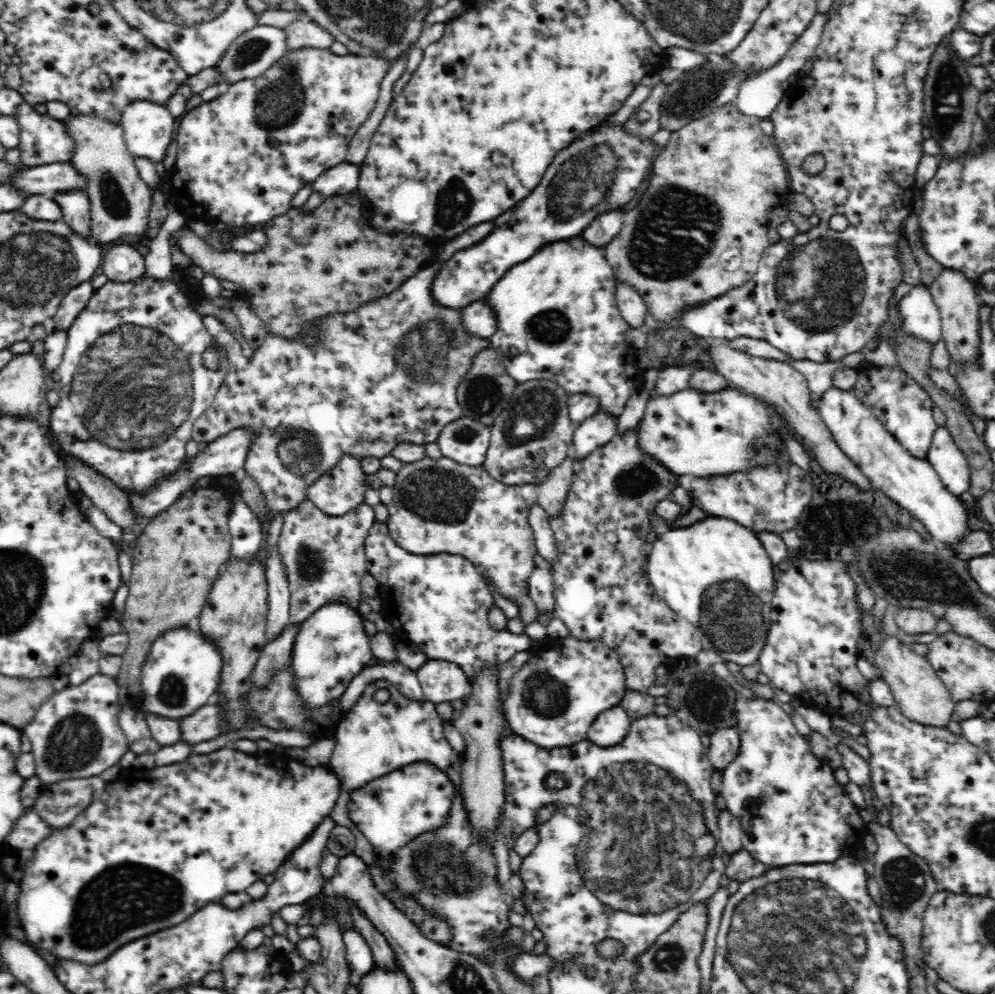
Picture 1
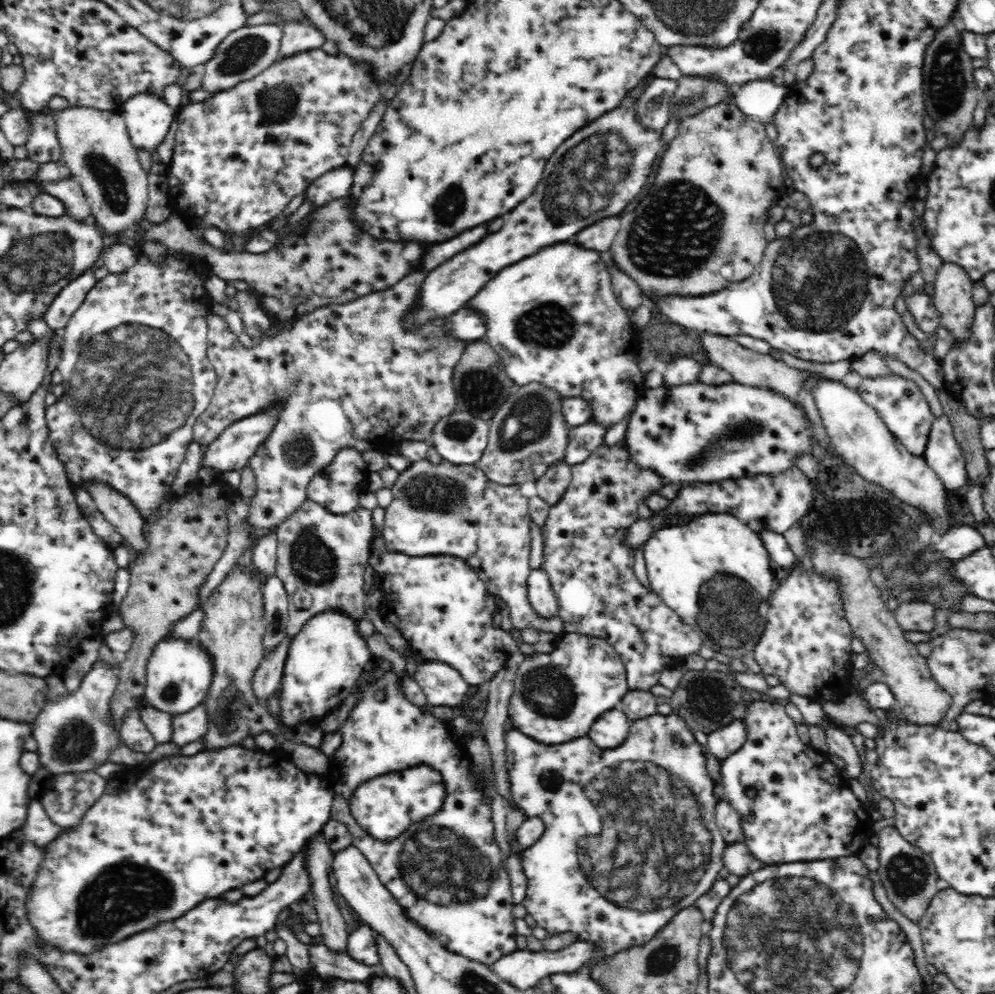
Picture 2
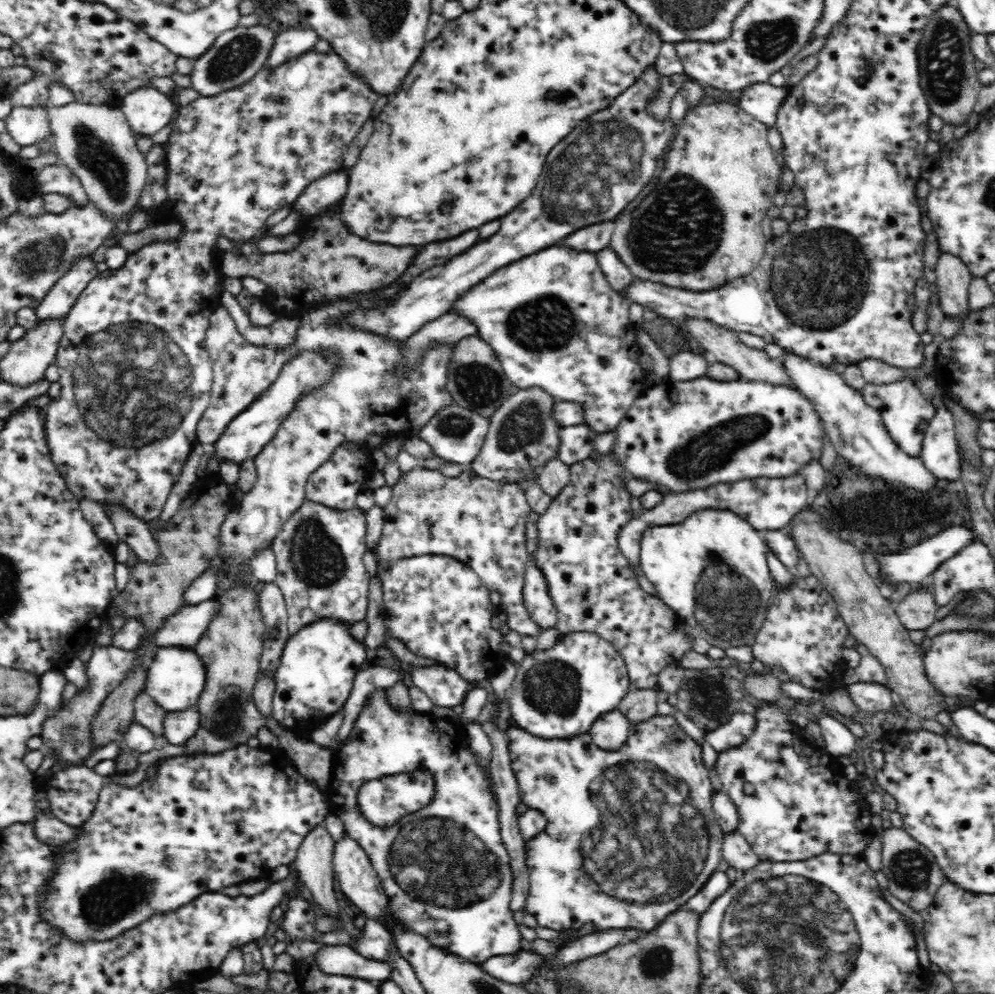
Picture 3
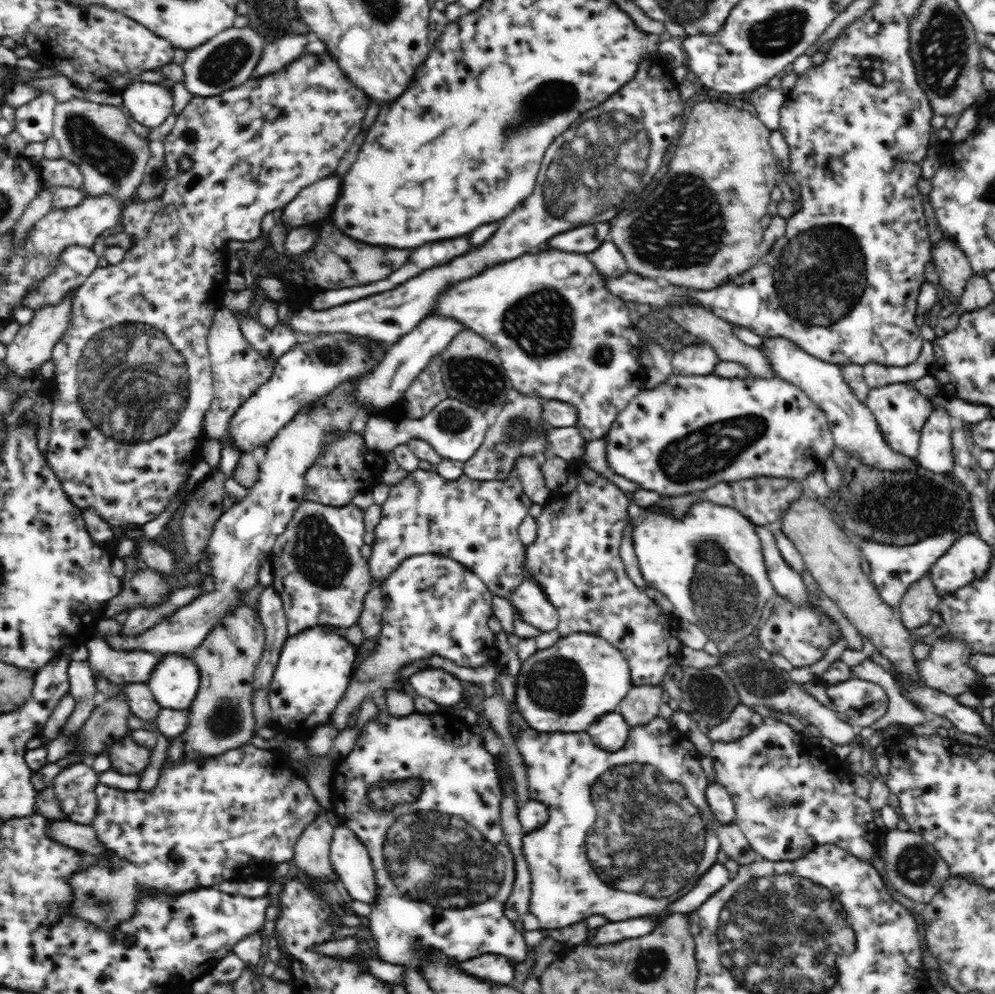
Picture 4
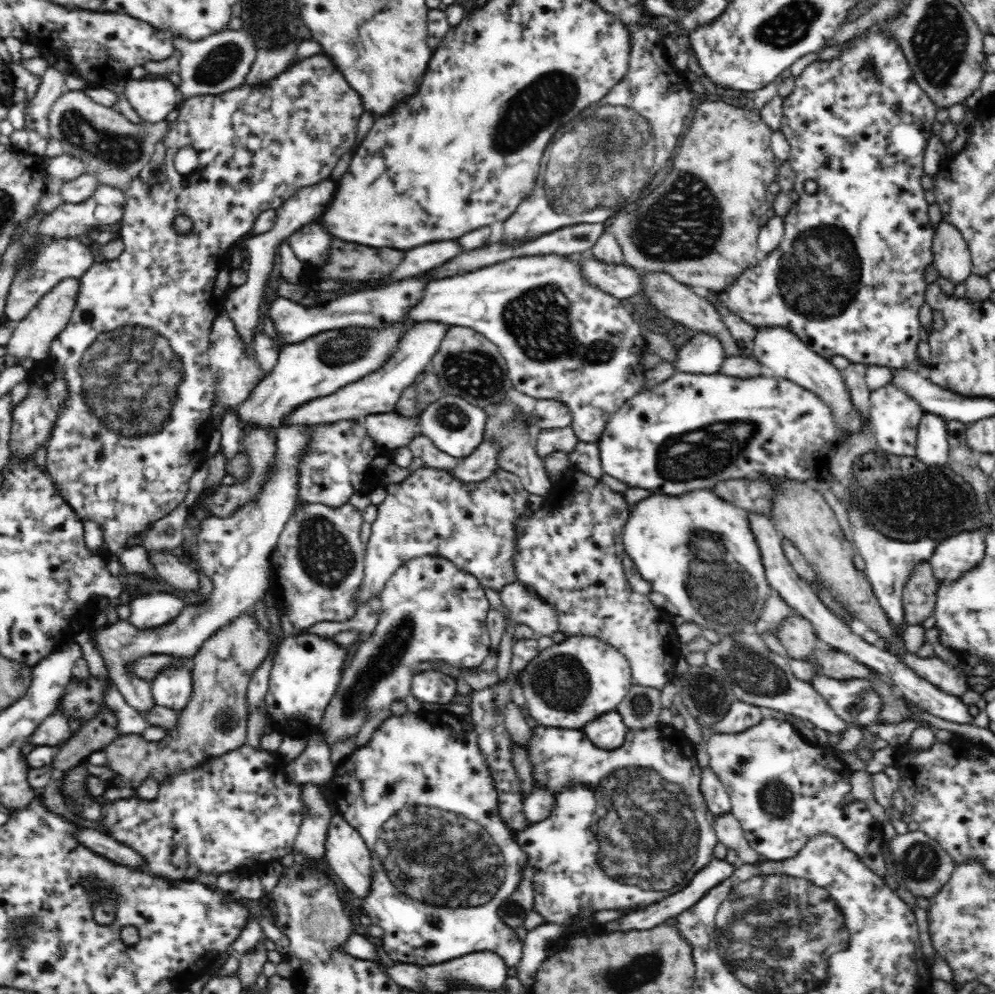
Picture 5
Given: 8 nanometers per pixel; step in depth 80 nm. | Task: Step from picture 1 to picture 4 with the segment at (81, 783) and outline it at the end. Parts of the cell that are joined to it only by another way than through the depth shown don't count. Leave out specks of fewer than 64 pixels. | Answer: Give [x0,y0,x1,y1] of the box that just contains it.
[52,762,98,825]

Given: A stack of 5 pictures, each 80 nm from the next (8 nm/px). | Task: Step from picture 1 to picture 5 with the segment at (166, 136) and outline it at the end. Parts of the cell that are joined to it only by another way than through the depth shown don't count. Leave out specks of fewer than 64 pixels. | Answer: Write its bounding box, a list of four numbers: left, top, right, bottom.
[124,76,179,124]

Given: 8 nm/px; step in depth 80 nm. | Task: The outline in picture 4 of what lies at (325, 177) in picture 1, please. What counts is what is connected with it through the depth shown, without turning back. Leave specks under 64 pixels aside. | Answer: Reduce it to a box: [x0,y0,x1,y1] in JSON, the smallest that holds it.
[280,174,342,230]

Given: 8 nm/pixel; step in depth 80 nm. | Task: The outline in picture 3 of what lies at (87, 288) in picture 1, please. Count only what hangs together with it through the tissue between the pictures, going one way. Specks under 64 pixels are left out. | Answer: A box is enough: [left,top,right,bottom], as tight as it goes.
[35,256,98,320]

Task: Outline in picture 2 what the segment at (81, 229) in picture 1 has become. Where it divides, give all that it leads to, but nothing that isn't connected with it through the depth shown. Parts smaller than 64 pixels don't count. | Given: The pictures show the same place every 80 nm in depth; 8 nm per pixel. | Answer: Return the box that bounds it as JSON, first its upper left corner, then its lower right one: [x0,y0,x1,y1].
[42,175,91,222]

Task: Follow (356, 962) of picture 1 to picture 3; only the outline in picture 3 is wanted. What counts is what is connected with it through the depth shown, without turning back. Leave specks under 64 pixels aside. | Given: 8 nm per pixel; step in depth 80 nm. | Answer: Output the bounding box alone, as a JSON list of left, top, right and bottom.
[328,689,523,964]

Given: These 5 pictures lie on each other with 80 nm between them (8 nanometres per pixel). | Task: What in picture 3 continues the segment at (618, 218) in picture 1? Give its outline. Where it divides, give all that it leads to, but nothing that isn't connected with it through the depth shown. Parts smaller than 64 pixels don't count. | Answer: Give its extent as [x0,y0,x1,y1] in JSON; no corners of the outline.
[564,220,614,252]

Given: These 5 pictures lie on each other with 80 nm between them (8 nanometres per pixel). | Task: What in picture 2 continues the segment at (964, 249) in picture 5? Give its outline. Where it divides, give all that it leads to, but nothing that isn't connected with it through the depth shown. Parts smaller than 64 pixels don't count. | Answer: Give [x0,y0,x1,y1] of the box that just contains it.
[929,262,976,343]

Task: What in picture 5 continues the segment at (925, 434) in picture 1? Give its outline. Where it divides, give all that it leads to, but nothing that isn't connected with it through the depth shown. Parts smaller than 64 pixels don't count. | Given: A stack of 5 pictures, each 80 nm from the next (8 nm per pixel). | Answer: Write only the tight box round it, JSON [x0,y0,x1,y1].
[870,384,926,456]

